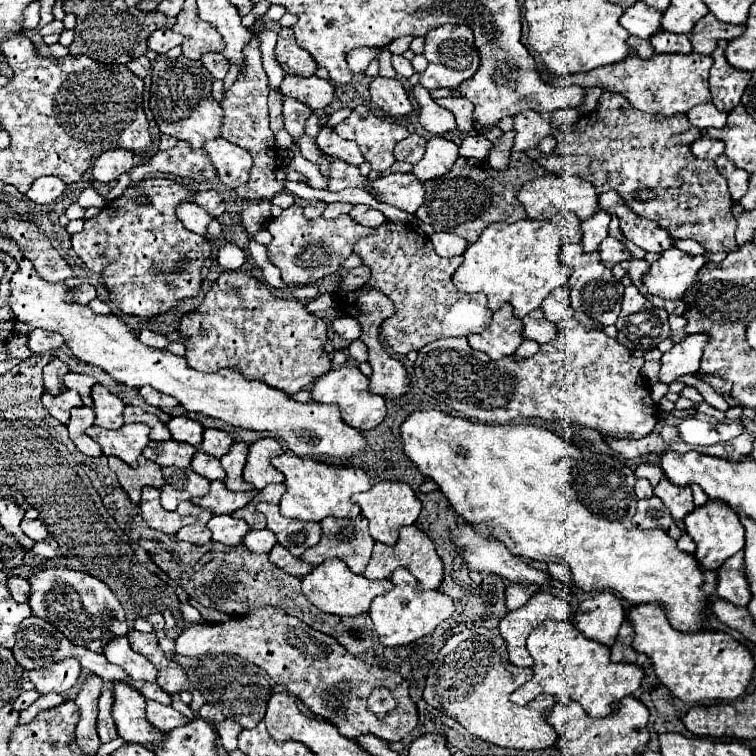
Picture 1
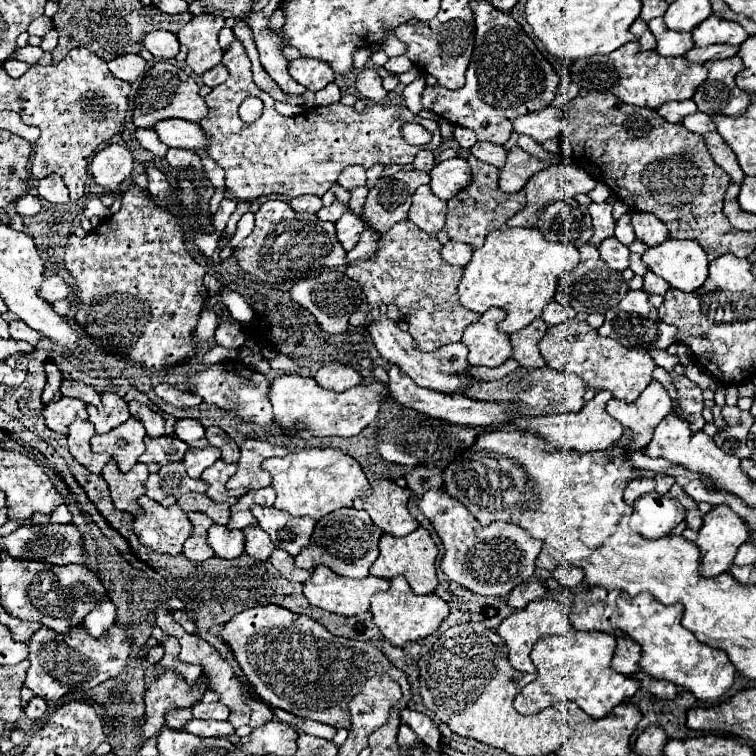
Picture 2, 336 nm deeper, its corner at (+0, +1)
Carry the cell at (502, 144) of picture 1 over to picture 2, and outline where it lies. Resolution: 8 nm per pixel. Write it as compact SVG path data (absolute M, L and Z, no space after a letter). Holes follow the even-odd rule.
M521 147L511 149L507 155L507 163L499 175L499 189L505 193L517 193L539 169L543 169L543 163L539 159L521 151Z

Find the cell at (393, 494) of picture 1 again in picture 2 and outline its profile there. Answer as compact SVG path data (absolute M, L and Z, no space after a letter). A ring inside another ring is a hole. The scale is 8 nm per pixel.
M389 479L373 481L371 489L373 493L369 497L355 499L353 507L367 511L383 533L403 537L419 527L419 523L407 511L407 501L411 497L409 489L403 489Z

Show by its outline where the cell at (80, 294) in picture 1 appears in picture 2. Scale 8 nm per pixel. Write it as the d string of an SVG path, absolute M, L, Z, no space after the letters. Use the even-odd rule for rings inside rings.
M53 275L53 277L47 277L43 281L43 285L39 287L39 297L43 297L43 301L47 301L47 303L55 303L59 299L69 297L71 291L73 291L73 287L69 287L59 275Z

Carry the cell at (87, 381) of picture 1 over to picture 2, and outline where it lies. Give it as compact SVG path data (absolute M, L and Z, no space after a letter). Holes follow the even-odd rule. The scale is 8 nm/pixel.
M63 381L61 393L63 393L63 397L81 399L81 401L85 401L85 403L89 403L89 405L95 405L95 407L101 405L99 393L97 393L93 387L85 385L85 383L79 383L79 381Z

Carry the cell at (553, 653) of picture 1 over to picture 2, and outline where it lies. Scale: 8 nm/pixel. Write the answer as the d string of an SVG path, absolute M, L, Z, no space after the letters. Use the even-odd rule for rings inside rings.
M571 631L567 635L543 637L531 651L531 661L537 667L537 679L523 687L515 697L515 709L521 715L535 715L541 709L553 707L561 701L575 701L587 715L601 719L613 707L633 697L639 689L639 681L621 675L611 669L615 651L615 635L599 631Z

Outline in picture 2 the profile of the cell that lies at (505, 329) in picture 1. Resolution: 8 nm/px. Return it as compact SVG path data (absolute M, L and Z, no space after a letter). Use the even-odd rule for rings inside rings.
M491 307L481 315L481 319L469 325L463 333L461 343L469 349L469 365L499 367L511 357L509 335L497 329L497 323L505 317L505 311Z

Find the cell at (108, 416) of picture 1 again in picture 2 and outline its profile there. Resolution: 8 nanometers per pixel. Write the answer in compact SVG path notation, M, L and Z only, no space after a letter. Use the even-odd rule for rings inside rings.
M103 393L101 395L101 403L103 403L101 409L87 405L89 421L93 423L93 427L95 427L95 431L99 435L119 427L121 423L125 423L131 417L129 409L127 409L127 403L115 393Z

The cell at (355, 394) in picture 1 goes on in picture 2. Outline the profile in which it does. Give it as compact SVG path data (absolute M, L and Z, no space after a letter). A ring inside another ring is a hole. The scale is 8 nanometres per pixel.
M279 375L269 385L269 401L273 405L273 421L277 429L287 437L309 439L309 437L353 437L359 435L377 415L383 401L385 383L357 385L347 389L347 393L335 393L319 387L311 377L299 375Z

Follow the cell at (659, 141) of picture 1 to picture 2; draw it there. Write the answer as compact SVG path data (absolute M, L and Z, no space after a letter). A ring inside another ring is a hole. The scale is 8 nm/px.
M599 91L577 95L575 99L563 105L563 113L567 117L567 129L563 137L567 139L573 157L589 175L605 183L621 203L629 205L633 211L653 213L655 217L659 217L667 225L671 239L697 241L705 249L709 261L725 253L731 253L741 259L753 253L755 235L745 235L743 231L733 229L723 213L723 195L731 179L711 159L701 135L691 133L681 123L665 121L653 109L625 105L615 95Z

